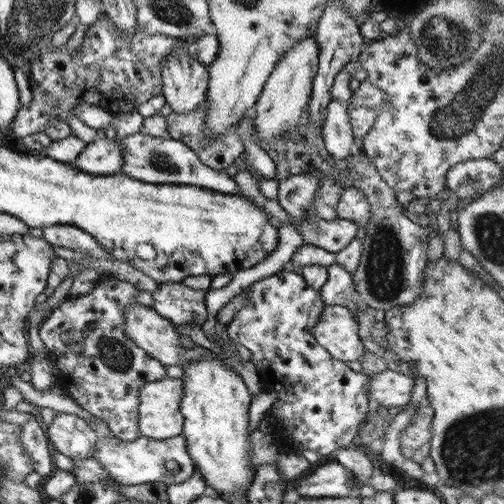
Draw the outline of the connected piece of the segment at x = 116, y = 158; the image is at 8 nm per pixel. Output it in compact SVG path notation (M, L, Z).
M97 137L87 143L69 164L93 175L120 174L122 165L120 137Z

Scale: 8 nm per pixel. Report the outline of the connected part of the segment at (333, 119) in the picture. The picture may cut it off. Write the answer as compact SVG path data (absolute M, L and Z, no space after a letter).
M330 99L325 107L326 115L322 123L321 137L328 155L341 160L354 150L354 137L346 111L348 103Z

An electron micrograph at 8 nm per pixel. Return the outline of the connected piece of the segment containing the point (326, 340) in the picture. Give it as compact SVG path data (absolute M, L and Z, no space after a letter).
M324 305L312 335L335 360L359 361L366 353L358 337L357 317L344 305Z

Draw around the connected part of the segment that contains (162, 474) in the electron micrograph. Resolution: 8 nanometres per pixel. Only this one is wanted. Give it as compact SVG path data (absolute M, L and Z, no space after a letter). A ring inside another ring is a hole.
M140 436L133 441L112 438L98 440L93 448L92 458L95 459L103 472L120 485L147 484L161 482L174 485L187 480L194 471L194 464L187 454L187 445L183 436L175 436L166 440L151 440Z

